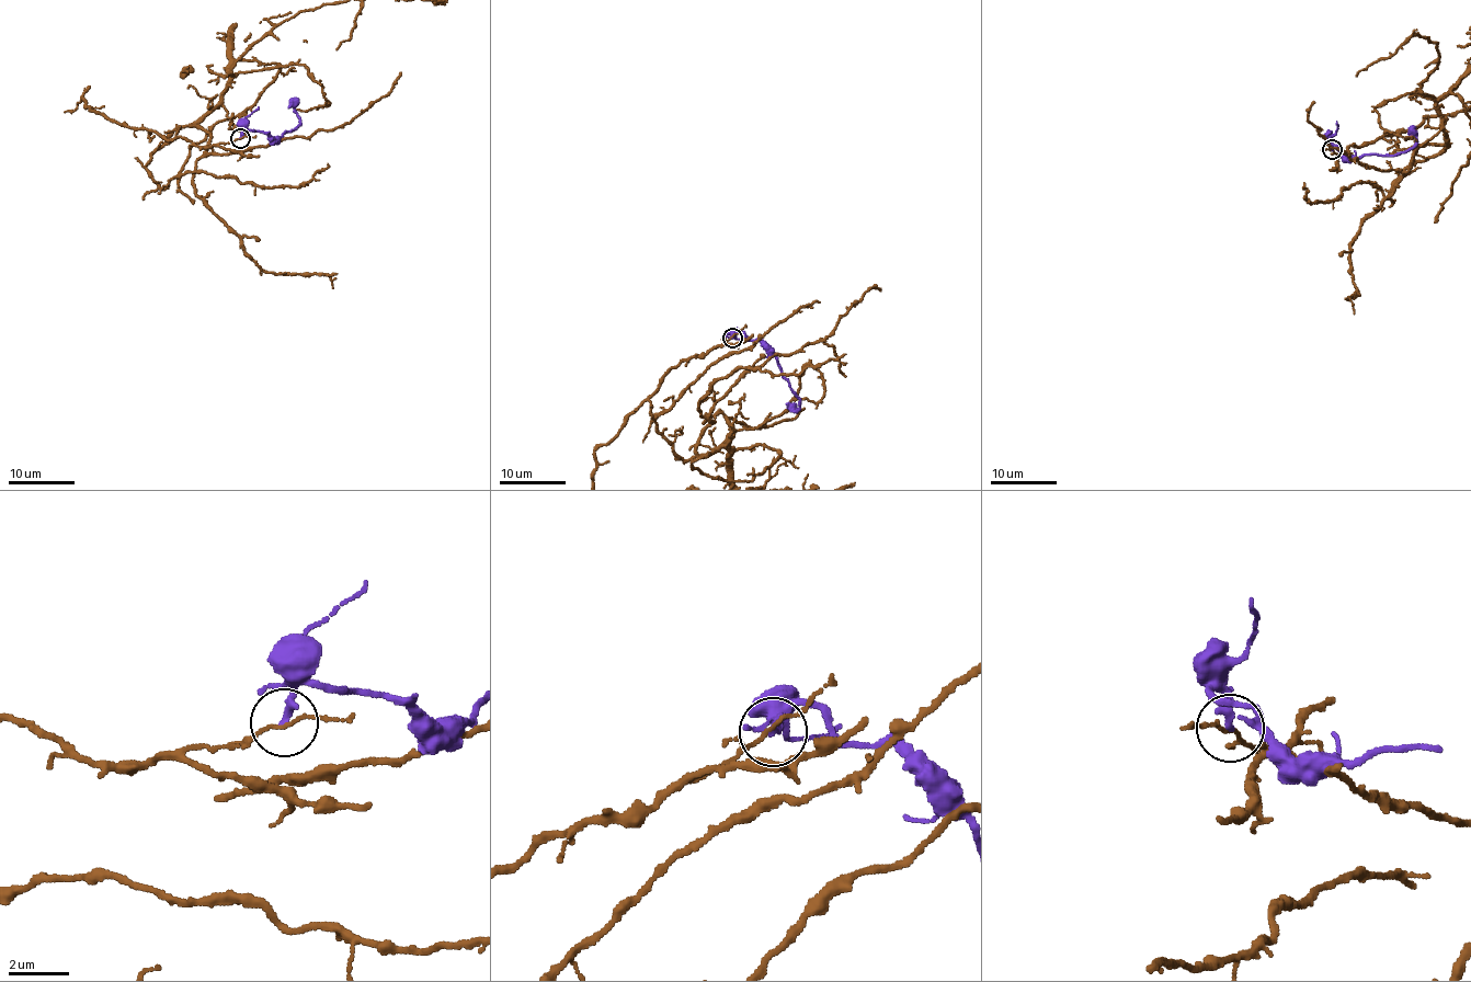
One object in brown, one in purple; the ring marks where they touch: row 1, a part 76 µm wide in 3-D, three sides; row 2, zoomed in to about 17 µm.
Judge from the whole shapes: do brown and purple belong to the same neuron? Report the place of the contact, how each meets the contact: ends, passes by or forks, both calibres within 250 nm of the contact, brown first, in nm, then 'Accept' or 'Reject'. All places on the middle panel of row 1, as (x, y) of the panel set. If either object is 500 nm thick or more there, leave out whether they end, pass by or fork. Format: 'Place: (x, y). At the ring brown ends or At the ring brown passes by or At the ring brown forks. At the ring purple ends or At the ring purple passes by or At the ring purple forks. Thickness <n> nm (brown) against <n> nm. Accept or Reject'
Place: (732, 338). At the ring brown passes by. At the ring purple ends. Thickness 100 nm (brown) against 280 nm. Reject

